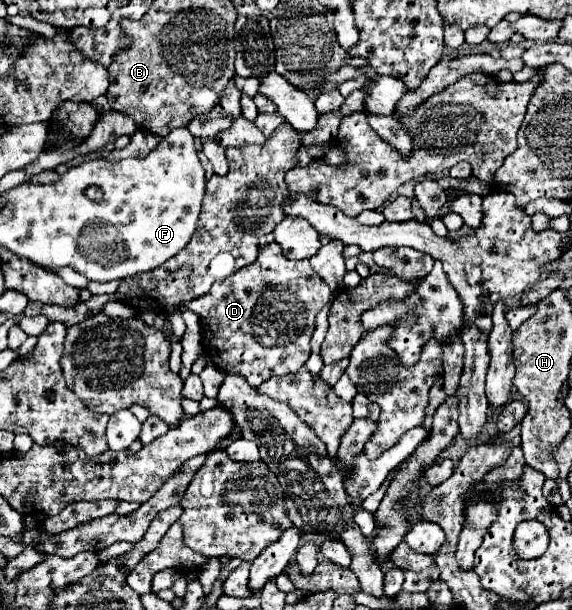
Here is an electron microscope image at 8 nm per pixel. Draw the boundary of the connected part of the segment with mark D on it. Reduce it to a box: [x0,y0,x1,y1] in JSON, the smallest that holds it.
[188,243,330,387]

